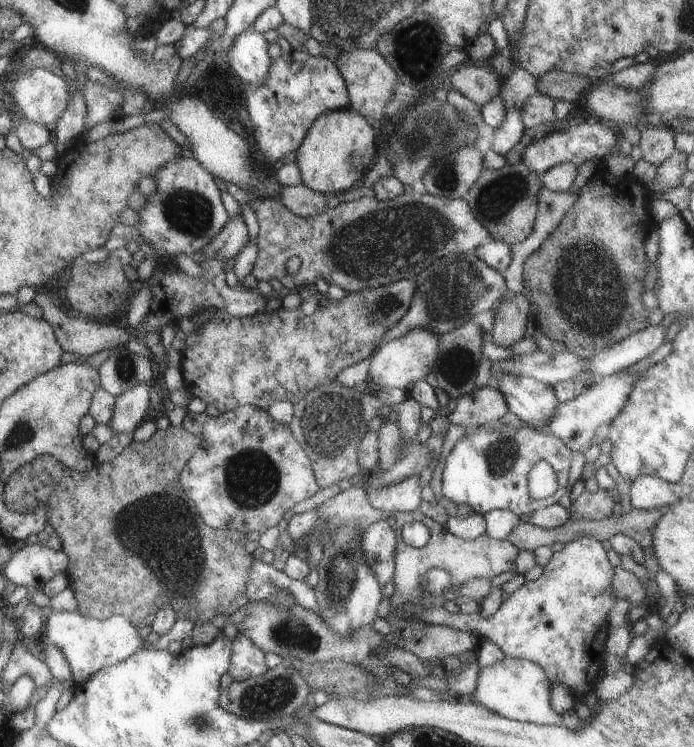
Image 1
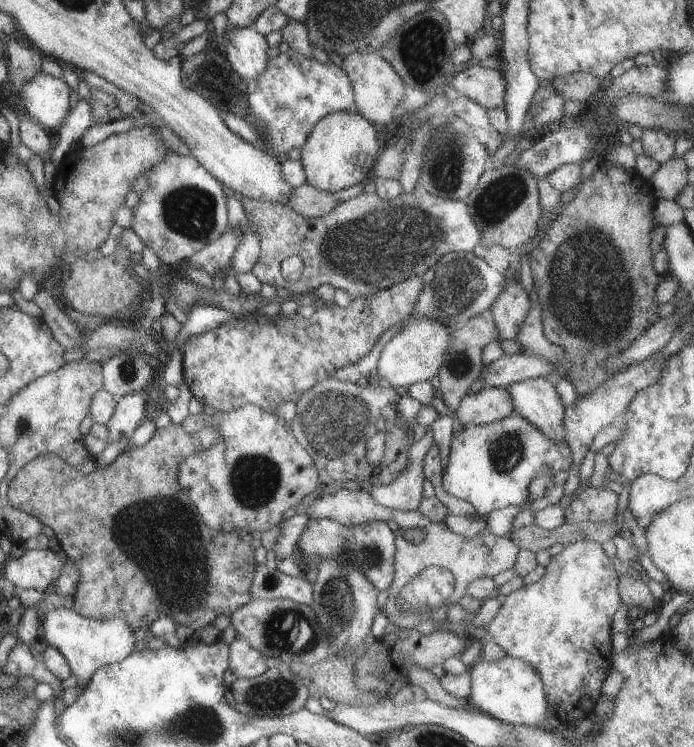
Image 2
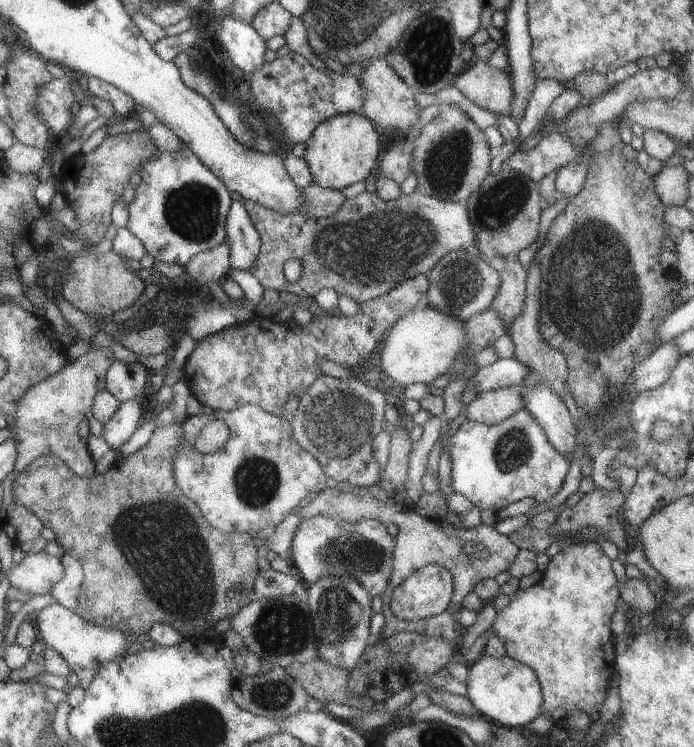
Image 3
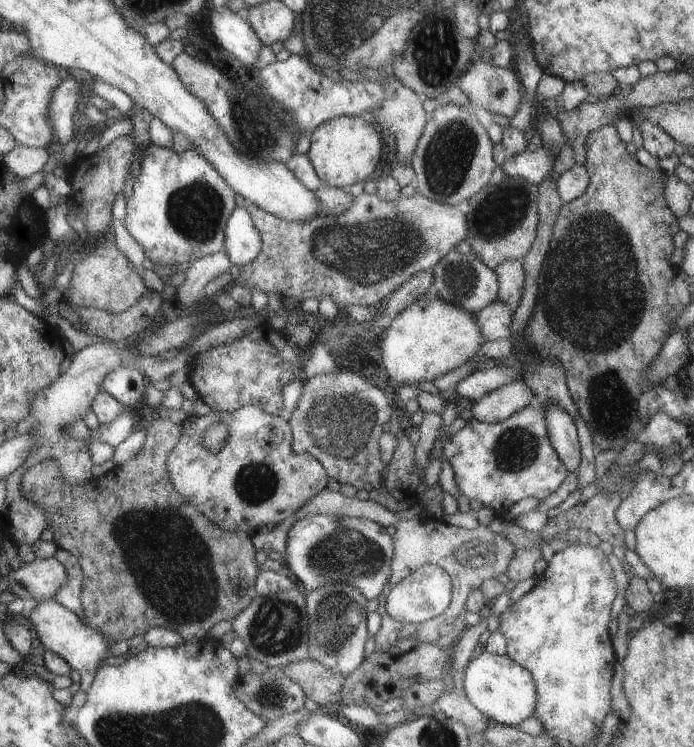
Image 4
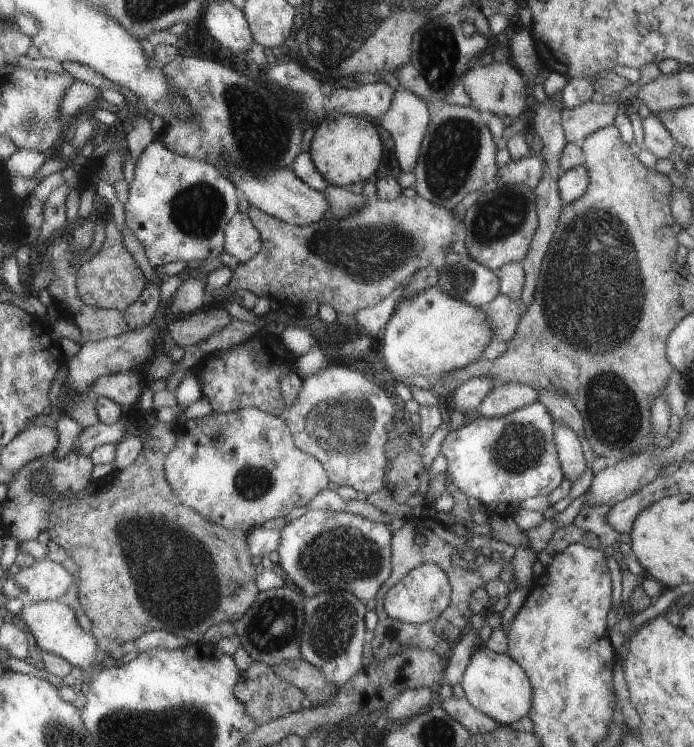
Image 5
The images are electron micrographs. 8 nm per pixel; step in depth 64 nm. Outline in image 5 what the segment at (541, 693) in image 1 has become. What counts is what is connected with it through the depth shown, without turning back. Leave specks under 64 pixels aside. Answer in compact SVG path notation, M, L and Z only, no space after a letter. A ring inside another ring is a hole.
M478 645L469 656L459 685L467 703L499 725L510 726L513 722L527 717L531 709L532 689L527 676L505 653L490 652Z

